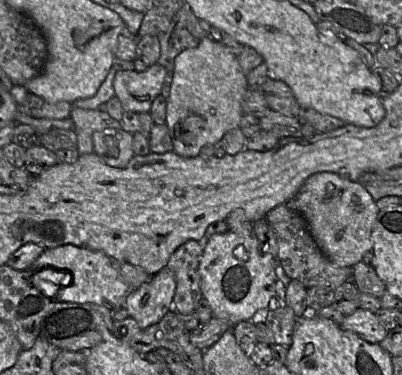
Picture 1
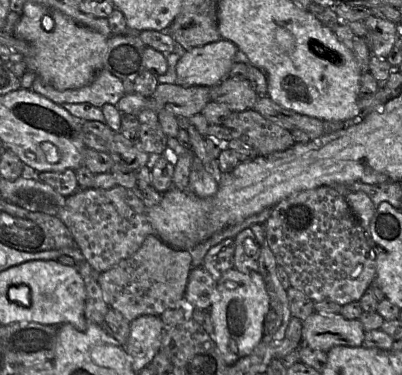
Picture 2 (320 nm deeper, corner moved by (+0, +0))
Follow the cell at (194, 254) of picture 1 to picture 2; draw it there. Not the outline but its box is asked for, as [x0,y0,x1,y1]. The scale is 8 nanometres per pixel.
[184,267,216,310]

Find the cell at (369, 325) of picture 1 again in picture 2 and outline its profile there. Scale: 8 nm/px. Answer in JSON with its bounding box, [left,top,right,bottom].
[302,314,365,352]

